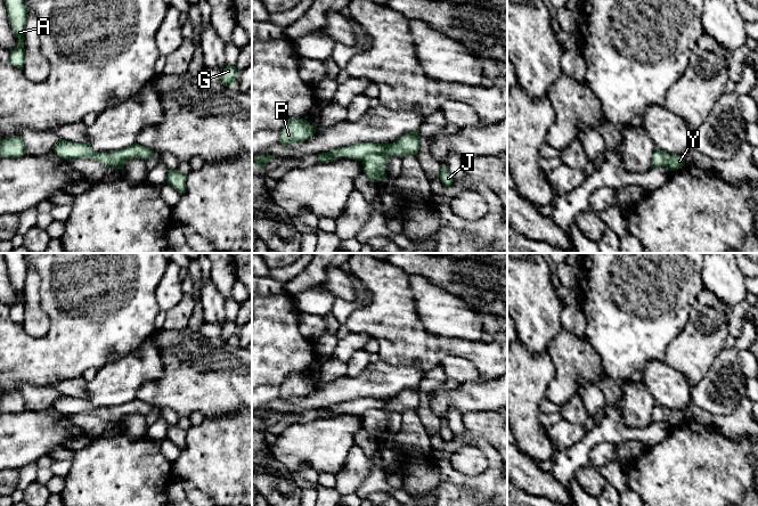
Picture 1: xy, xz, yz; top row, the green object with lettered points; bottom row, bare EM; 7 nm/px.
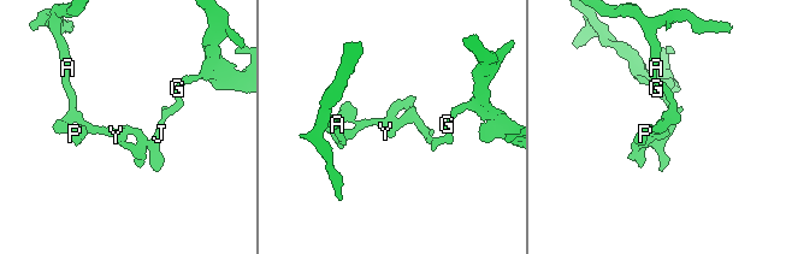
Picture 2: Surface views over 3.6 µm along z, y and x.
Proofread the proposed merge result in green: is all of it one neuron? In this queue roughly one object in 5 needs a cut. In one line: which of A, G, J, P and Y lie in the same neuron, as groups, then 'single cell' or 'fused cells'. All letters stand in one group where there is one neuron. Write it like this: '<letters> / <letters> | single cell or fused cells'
A P / G J Y | fused cells

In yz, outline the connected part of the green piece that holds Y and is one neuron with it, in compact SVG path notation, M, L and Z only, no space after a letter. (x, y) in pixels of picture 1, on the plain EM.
M665 409L666 414L666 423L668 426L675 426L682 424L685 421L685 410L673 410L673 409Z

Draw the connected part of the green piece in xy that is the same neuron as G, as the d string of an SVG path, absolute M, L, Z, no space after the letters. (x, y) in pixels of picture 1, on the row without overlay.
M226 321L223 324L223 329L222 329L222 334L221 334L221 338L226 342L234 342L234 338L236 336L236 332L237 332L237 324L236 321Z

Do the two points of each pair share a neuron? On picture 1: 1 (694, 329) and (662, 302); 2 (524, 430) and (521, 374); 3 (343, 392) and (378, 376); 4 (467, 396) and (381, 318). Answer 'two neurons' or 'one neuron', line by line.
1: two neurons
2: one neuron
3: one neuron
4: two neurons

